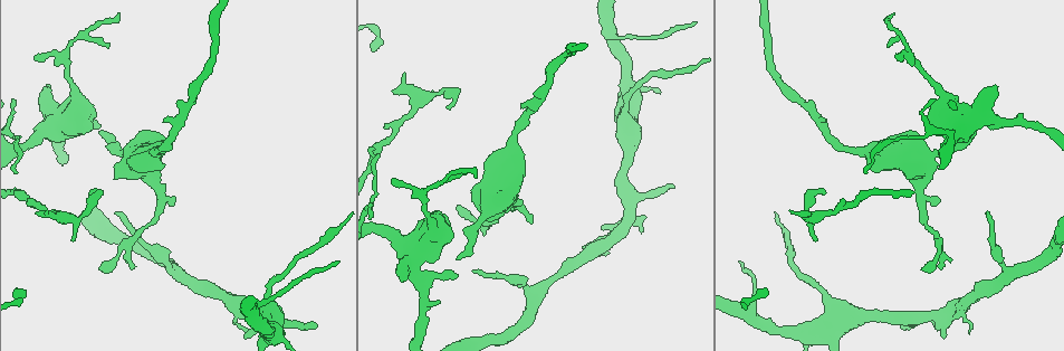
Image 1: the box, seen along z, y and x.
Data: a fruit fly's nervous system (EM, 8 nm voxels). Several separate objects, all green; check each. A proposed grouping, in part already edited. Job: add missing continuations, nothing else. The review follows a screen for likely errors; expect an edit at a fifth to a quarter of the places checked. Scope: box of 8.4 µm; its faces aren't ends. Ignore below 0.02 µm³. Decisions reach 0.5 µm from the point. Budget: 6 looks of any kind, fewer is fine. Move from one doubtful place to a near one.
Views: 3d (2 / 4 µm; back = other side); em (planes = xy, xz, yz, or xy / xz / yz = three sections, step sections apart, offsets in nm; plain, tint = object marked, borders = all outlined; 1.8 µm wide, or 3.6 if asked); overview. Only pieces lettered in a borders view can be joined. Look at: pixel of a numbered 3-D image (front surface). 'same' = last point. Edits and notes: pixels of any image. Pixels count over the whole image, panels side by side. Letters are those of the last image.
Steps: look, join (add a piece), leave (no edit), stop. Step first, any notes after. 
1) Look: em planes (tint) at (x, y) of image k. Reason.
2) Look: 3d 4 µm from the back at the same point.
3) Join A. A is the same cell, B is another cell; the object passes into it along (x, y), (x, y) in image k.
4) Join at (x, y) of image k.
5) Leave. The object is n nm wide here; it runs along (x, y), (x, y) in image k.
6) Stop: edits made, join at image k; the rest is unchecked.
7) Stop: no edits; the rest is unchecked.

Look: 3d 4 µm at (995, 84) of image 1. An open end.

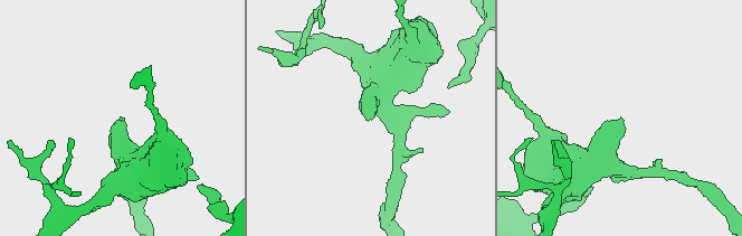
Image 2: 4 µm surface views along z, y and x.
Look: em yz step 4 (borders) at (122, 120) of image 2.

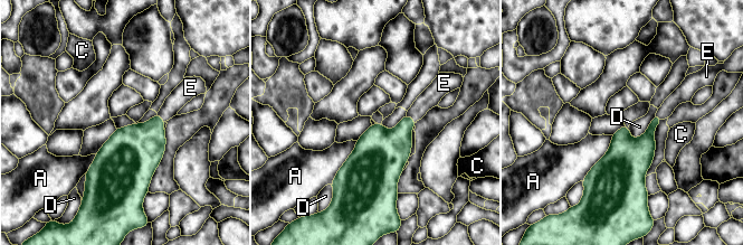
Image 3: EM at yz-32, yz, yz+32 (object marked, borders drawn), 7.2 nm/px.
Join E. E is the same cell, A, C and D are other cells; the object passes into it along (392, 147), (410, 118), (430, 97) in image 3; it goes on there.

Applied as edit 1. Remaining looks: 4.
Look: overview.

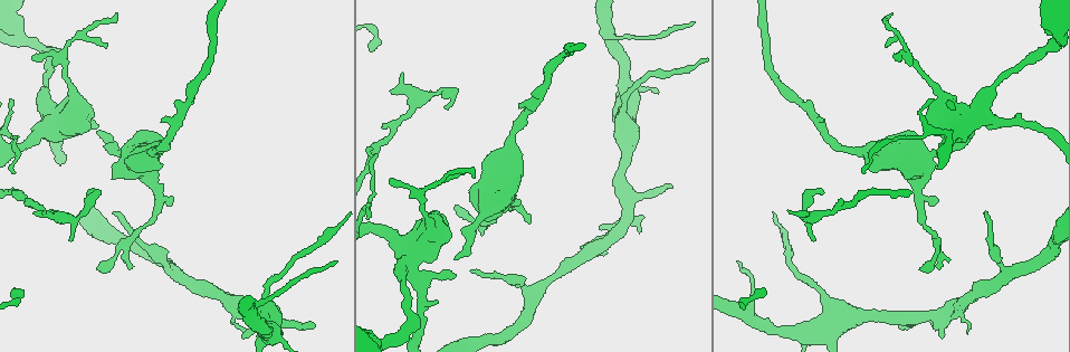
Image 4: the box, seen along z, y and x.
Look: em planes (borders) at (790, 211) of image 4. An open end.

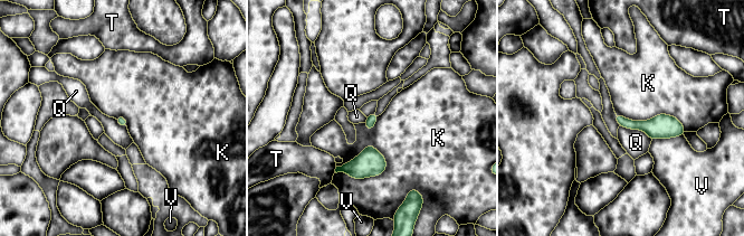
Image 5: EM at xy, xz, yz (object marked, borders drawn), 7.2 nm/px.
Leave. K, Q, T and V are other cells; it runs along (619, 118), (629, 124), (682, 130) in image 5; none of them fits.

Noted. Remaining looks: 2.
Look: em yz step 4 (borders) at (899, 327) of image 4. Tapers out.

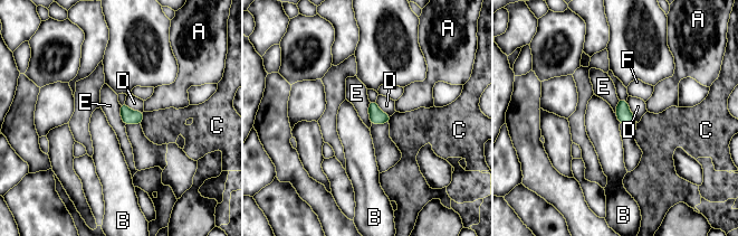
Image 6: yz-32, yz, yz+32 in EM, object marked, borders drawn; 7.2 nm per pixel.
Look: em planes (borders) at the same point.

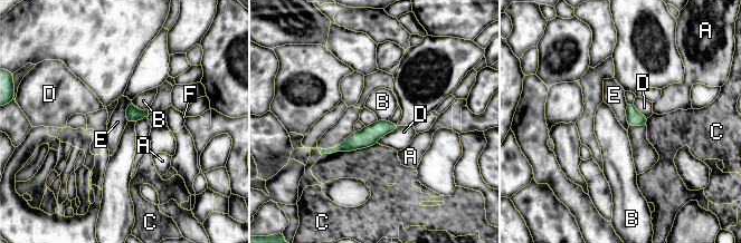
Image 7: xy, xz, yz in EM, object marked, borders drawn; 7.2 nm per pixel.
Leave. The longest contact is with C, 420 nm; A, B, C, D, E and F are other cells; it runs along (395, 126), (381, 127), (338, 148) in image 7; none of them fits.

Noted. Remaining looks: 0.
Stop: edits made, join at image 3; the rest is unchecked.

